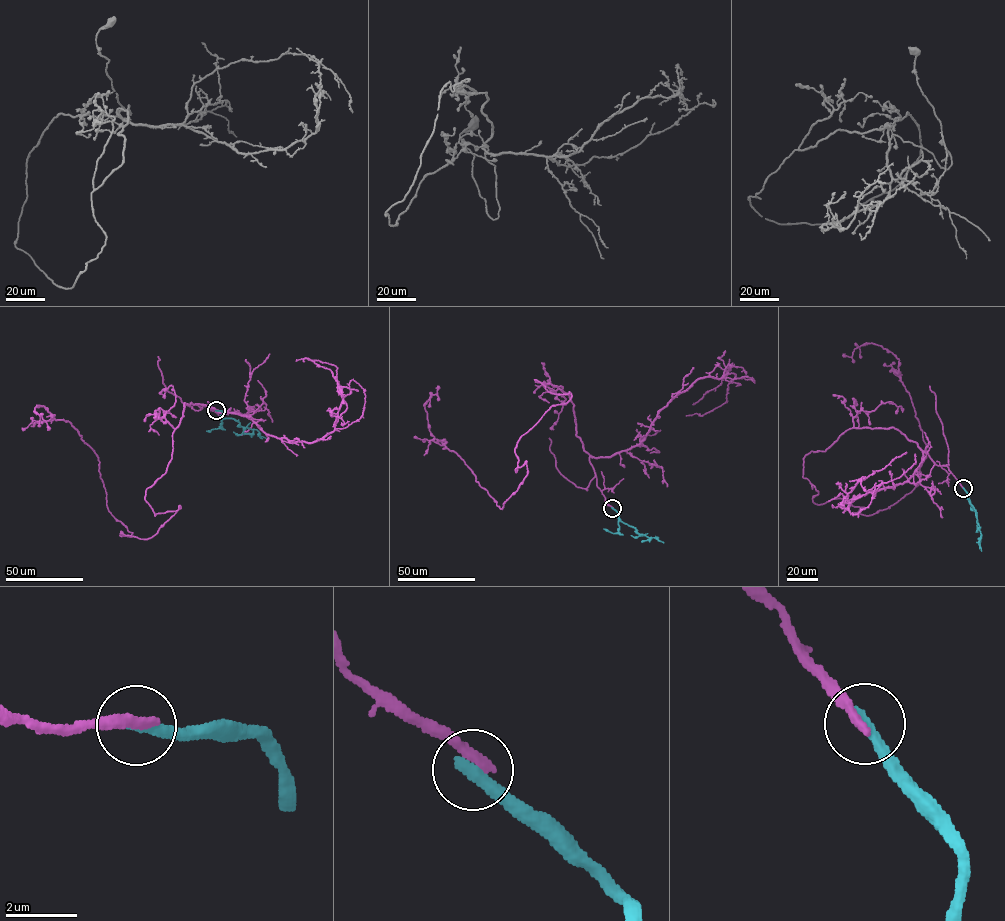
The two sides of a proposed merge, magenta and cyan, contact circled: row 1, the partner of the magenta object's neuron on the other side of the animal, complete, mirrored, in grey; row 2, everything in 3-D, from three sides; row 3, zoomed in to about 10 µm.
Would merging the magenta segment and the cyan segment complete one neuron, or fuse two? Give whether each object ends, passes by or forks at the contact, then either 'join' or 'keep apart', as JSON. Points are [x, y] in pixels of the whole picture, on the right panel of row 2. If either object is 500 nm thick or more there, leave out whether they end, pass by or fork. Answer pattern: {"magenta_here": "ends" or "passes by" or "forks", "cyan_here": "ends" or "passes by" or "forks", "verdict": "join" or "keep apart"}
{"magenta_here": "ends", "cyan_here": "ends", "verdict": "keep apart"}

